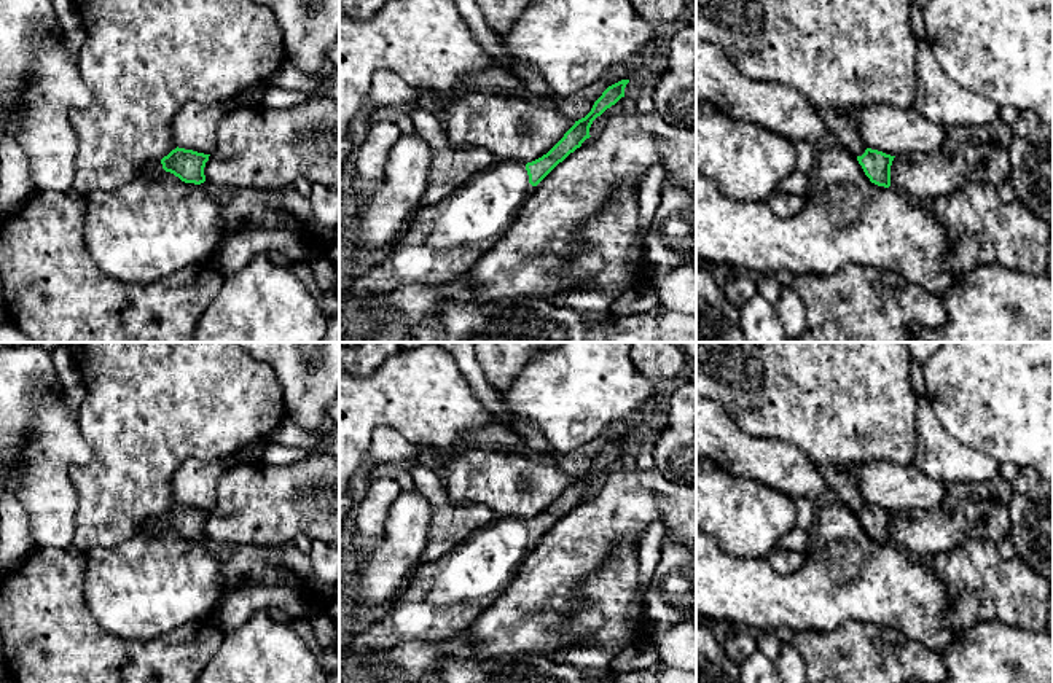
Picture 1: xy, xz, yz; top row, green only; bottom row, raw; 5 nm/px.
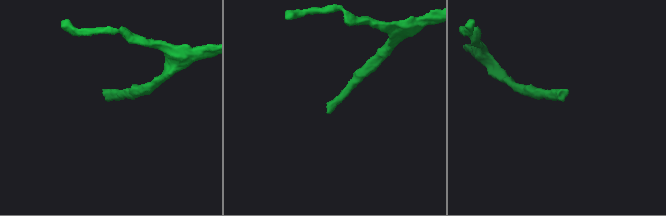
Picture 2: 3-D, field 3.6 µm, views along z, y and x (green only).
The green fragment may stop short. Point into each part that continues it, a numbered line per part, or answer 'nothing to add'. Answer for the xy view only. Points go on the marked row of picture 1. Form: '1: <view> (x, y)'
1: xy (155, 167)

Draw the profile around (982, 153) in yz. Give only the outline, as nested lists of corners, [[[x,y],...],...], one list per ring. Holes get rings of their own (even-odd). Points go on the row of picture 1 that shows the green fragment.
[[[1000,118],[978,127],[948,126],[940,148],[929,153],[906,153],[894,158],[891,186],[921,204],[951,194],[972,181],[988,181],[997,188],[1010,178],[1012,142],[1013,129]]]

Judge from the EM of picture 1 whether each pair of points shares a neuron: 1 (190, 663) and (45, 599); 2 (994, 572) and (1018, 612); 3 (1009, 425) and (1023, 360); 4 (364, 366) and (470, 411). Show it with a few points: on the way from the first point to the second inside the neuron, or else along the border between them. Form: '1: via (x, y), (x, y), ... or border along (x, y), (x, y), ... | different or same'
1: via (153, 664), (109, 663), (82, 636) | same
2: via (999, 581), (1018, 602) | same
3: via (1015, 409), (1023, 376) | same
4: border along (389, 359), (368, 374), (356, 378) | different

